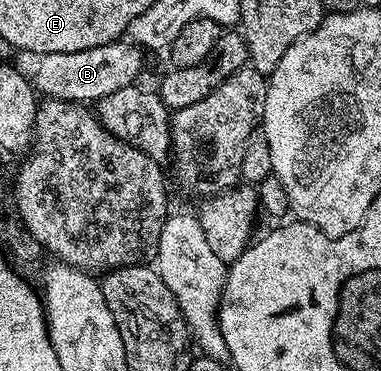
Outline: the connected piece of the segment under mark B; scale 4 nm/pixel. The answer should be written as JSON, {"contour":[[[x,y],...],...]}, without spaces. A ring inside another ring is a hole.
{"contour":[[[122,39],[85,50],[45,52],[36,59],[39,61],[35,64],[35,73],[30,73],[29,79],[40,97],[86,105],[116,90],[132,87],[143,68],[143,56],[144,49]]]}

